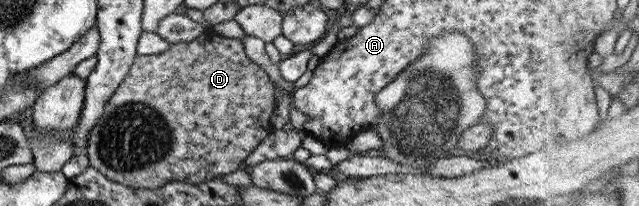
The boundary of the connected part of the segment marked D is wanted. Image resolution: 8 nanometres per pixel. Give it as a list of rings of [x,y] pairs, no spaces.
[[[211,30],[203,31],[196,39],[189,42],[176,42],[170,44],[163,52],[152,55],[134,56],[130,64],[128,73],[124,79],[116,86],[113,94],[104,104],[100,117],[90,128],[88,139],[86,139],[85,155],[89,160],[89,167],[100,171],[106,179],[115,183],[120,183],[130,189],[150,189],[163,187],[169,182],[182,182],[190,185],[199,185],[209,180],[214,180],[218,176],[223,176],[234,172],[239,168],[244,159],[248,156],[271,132],[274,131],[270,124],[270,115],[275,108],[276,99],[274,97],[273,83],[270,82],[264,69],[252,62],[244,54],[241,39],[225,38]]]

